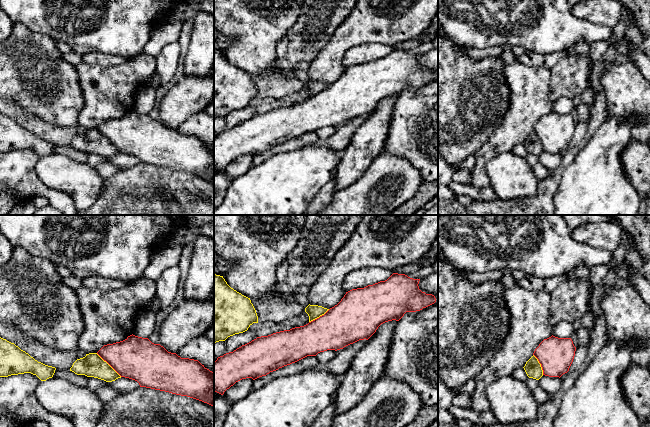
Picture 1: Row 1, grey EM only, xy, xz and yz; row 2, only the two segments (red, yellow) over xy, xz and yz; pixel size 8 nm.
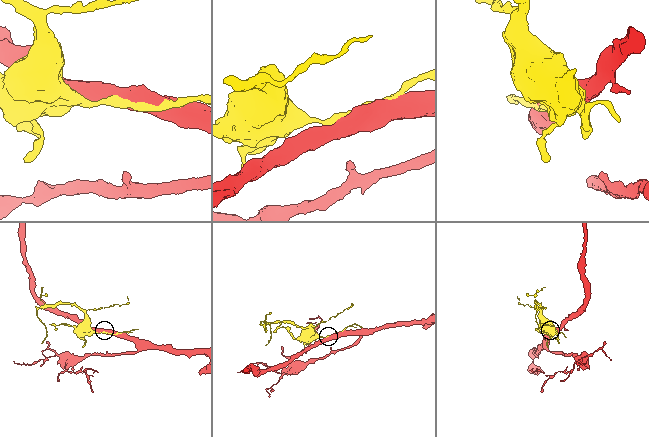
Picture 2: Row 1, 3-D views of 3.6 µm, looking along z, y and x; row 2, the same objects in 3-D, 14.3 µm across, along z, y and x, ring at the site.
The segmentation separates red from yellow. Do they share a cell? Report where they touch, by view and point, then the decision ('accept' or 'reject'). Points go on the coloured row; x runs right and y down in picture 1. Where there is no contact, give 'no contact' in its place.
xy (109, 364) | reject

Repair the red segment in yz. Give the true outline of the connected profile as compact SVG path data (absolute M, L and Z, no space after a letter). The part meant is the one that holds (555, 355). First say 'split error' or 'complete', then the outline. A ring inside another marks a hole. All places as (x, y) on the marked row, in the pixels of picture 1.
complete | M552 335L539 344L533 355L541 364L543 375L560 378L569 371L575 351L576 347L571 338Z

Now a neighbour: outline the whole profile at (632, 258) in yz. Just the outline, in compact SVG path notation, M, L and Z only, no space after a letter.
M626 232L623 234L622 243L626 247L626 253L623 262L630 266L633 270L641 271L644 261L640 256L639 251L635 247L632 238Z

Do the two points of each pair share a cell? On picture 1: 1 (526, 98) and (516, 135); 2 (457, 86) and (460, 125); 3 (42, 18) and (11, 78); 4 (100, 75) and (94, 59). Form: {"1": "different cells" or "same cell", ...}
{"1": "same cell", "2": "same cell", "3": "different cells", "4": "different cells"}

